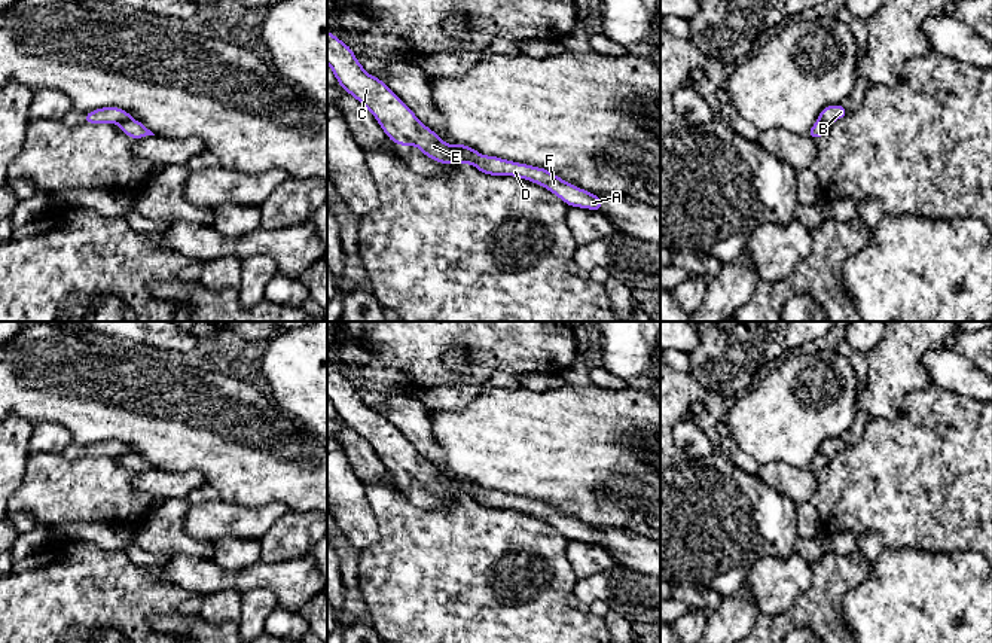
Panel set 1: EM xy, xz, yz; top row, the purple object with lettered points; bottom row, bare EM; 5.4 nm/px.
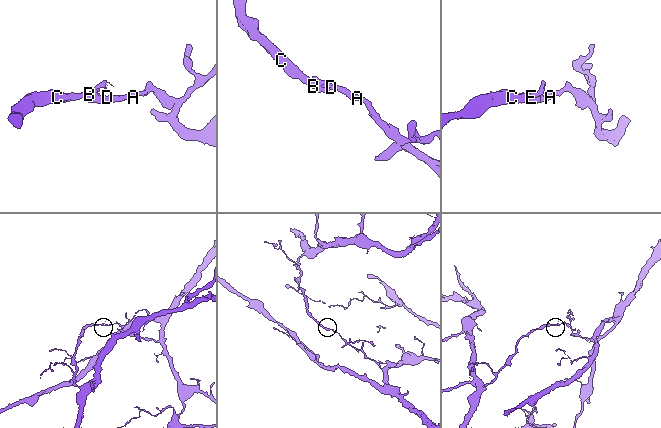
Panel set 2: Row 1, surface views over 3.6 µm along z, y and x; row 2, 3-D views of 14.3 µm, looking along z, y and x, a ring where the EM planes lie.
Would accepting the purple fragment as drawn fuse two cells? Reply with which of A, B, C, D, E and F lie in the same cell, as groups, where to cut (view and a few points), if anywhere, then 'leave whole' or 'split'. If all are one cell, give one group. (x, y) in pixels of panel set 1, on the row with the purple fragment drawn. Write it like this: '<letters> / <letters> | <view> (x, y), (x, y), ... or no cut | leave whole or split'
A D F / B C E | xz (454, 145), (469, 154), (475, 165) | split

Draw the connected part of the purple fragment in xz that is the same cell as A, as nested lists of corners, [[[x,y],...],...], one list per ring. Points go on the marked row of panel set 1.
[[[455,143],[454,146],[461,149],[466,155],[471,155],[474,158],[474,167],[483,174],[513,176],[518,179],[525,179],[540,185],[541,188],[546,188],[570,207],[601,211],[604,205],[604,201],[598,195],[580,189],[579,186],[565,182],[564,179],[541,167],[532,167],[528,164],[507,161],[498,156],[482,155],[473,147],[461,143]]]

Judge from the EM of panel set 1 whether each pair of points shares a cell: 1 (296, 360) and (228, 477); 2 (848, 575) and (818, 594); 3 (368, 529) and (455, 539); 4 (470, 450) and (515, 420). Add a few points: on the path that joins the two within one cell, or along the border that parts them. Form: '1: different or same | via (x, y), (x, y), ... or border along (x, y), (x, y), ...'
1: different | border along (271, 399), (299, 421)
2: same | via (841, 575), (826, 588)
3: different | border along (366, 497), (378, 524), (379, 538), (362, 552)
4: same | via (481, 444), (494, 441), (504, 430)

